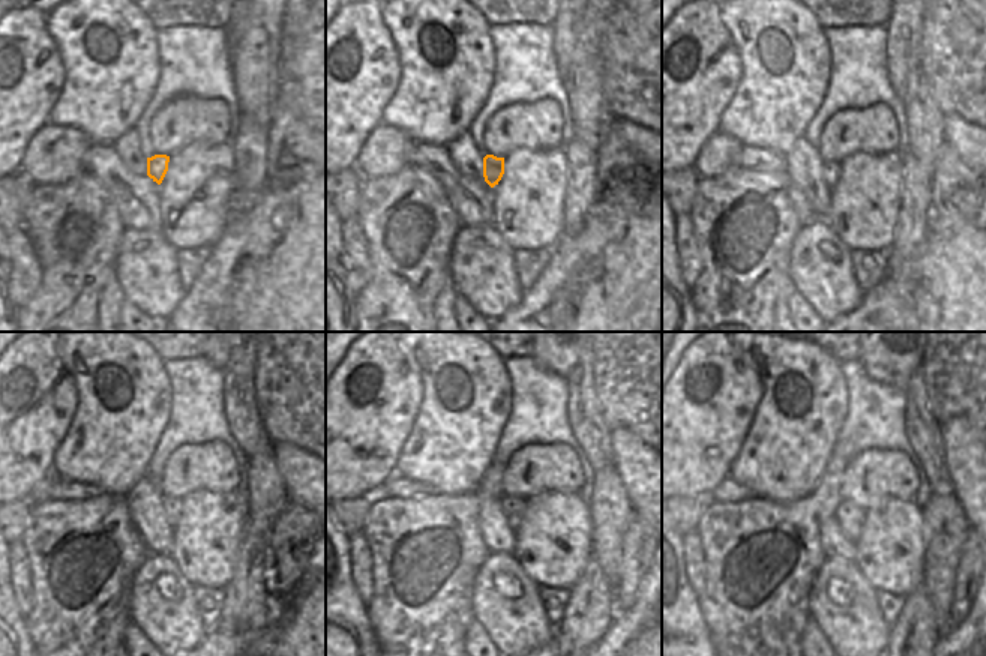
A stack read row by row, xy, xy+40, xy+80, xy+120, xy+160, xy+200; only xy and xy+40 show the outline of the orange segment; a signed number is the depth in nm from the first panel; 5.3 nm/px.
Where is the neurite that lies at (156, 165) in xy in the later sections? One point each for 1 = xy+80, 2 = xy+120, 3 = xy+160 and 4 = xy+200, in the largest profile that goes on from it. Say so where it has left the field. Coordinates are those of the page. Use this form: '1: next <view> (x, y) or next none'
1: next xy+80 (830, 170)
2: next xy+120 (173, 505)
3: next xy+160 (512, 508)
4: next xy+200 (851, 518)

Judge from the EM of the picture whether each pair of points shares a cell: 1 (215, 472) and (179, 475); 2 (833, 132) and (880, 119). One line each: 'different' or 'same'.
1: same
2: same

